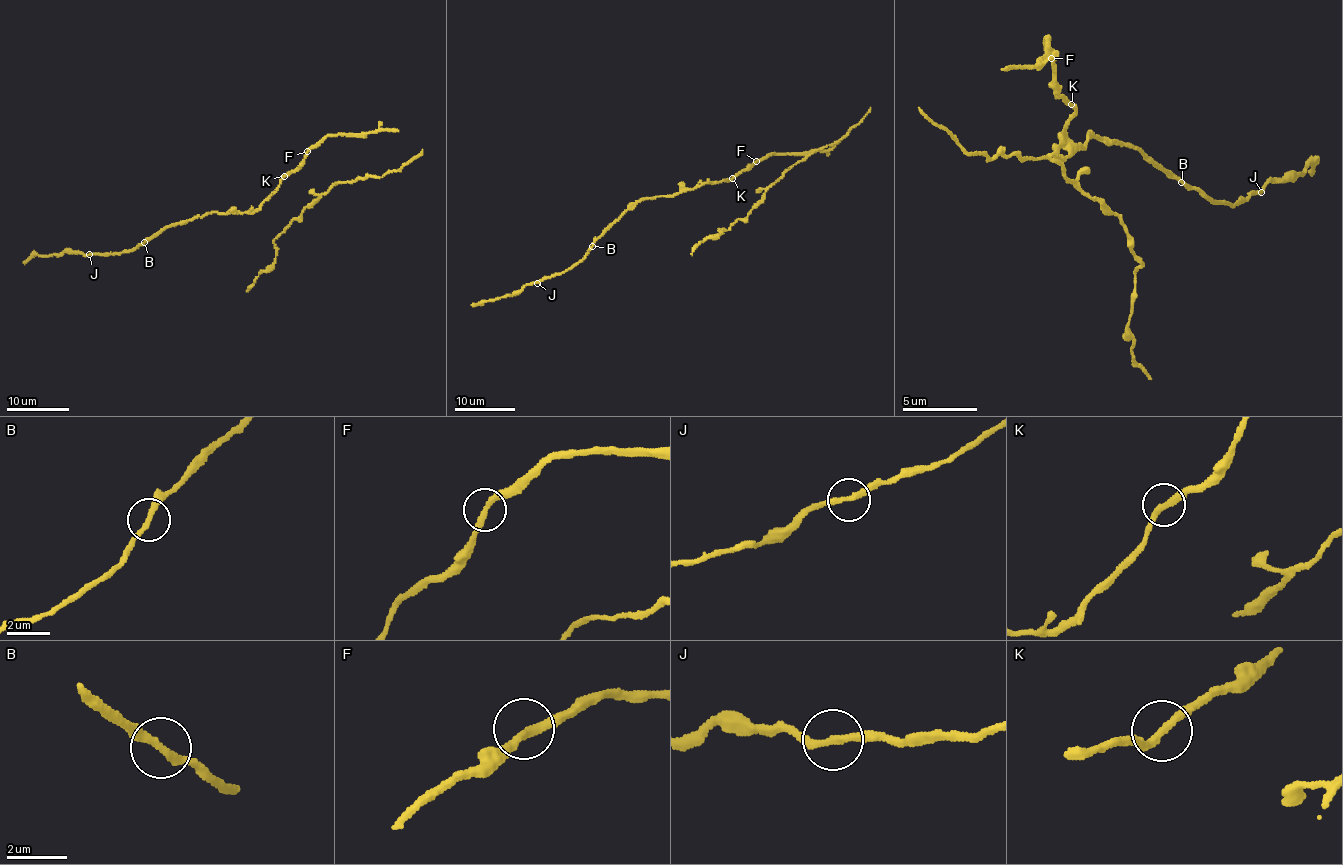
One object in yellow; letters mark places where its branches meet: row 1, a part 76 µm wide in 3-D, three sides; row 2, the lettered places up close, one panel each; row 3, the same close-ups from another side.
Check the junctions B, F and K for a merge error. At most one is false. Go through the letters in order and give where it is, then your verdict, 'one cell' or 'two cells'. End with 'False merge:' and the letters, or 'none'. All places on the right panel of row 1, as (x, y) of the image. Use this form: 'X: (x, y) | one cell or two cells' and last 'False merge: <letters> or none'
B: (1181, 182) | two cells
F: (1051, 58) | one cell
K: (1071, 104) | one cell
False merge: B

